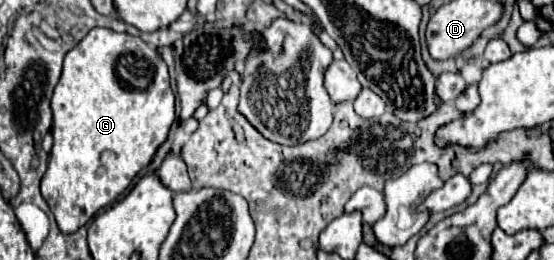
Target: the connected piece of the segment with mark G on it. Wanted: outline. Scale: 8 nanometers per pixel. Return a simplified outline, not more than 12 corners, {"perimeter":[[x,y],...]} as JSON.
{"perimeter":[[94,29],[53,91],[42,177],[76,233],[174,123],[166,63]]}

